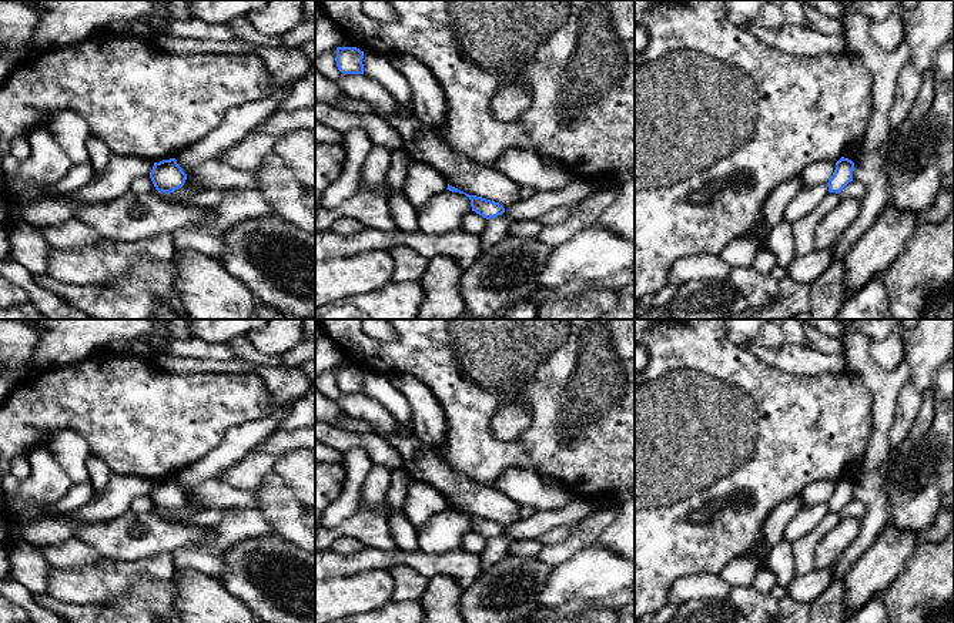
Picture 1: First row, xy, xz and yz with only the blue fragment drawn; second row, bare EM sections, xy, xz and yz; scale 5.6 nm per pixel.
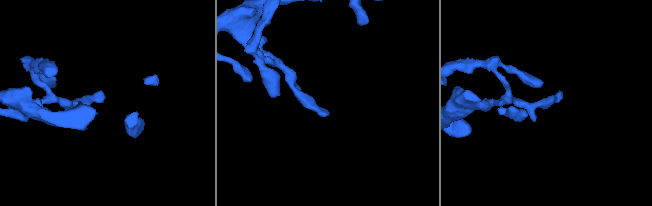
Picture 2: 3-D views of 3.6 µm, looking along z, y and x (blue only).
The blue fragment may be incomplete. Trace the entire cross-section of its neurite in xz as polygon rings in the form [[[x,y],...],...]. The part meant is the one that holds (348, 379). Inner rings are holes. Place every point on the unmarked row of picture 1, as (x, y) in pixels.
[[[337,366],[337,386],[342,393],[364,393],[364,371],[357,366]]]

